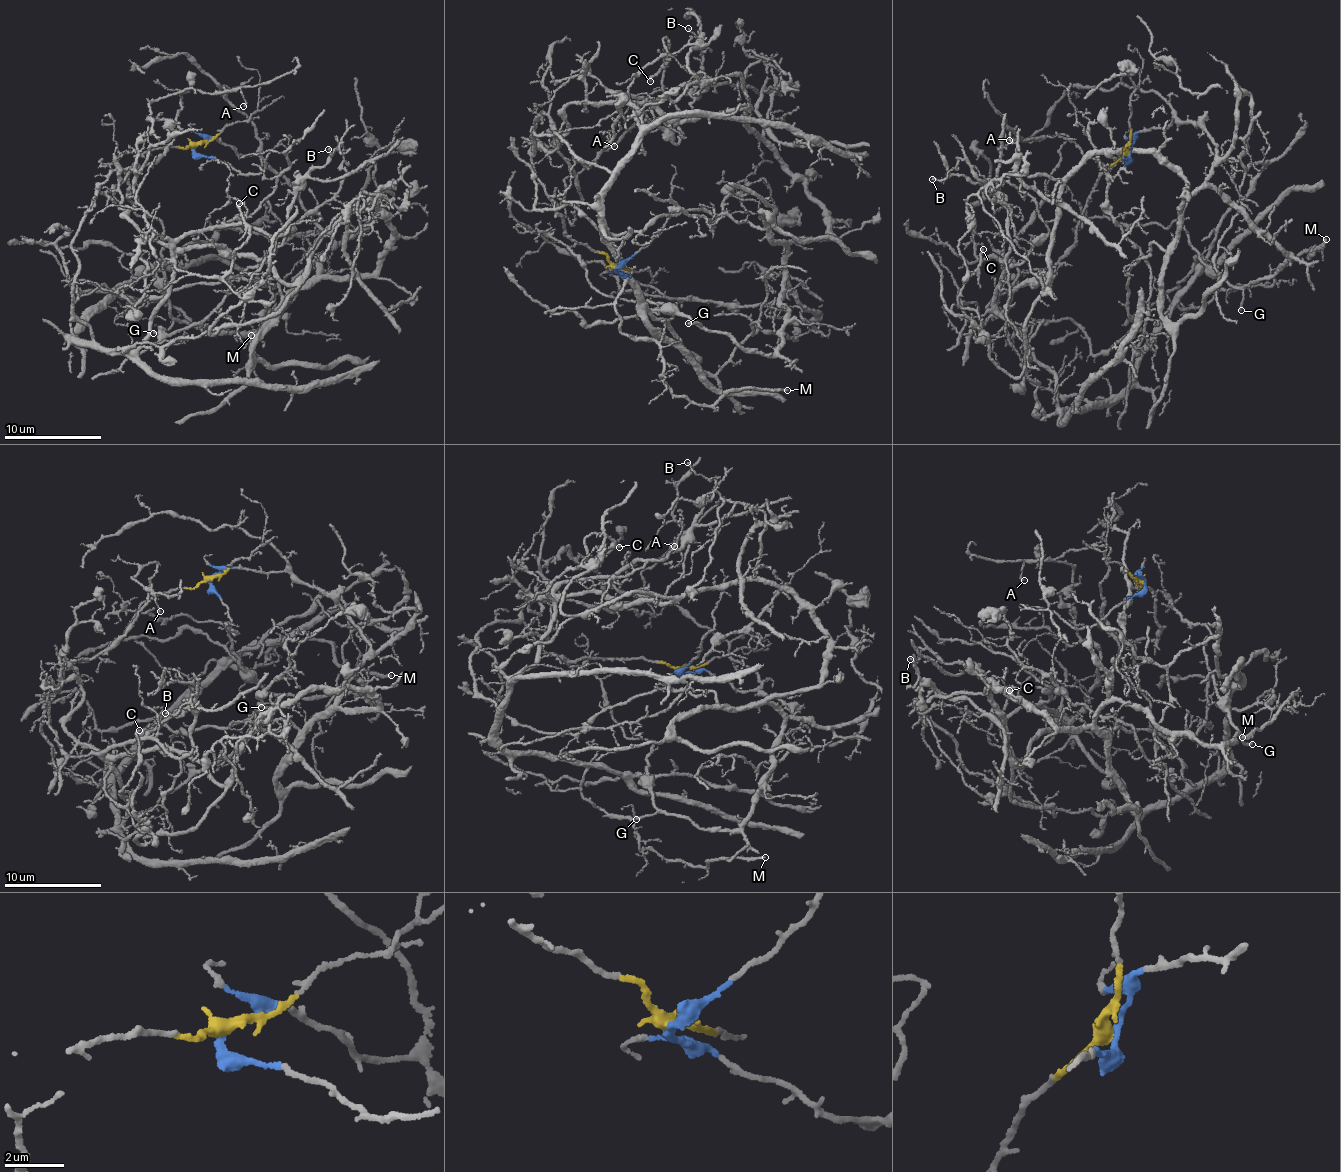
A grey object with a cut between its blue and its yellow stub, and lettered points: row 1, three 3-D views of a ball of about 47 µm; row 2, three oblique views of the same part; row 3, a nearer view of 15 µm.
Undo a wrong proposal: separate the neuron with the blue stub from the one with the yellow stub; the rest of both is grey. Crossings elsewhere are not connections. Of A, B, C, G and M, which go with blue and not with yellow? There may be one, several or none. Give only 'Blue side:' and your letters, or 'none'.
Blue side: G

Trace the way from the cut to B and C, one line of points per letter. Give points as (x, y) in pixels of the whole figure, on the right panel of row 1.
B: (1128, 151), (1006, 312), (1030, 380), (1080, 408), (1060, 409), (997, 310), (1008, 212), (965, 160), (931, 180)
C: (1128, 151), (1006, 312), (1030, 380), (1080, 408), (960, 306), (984, 249)

